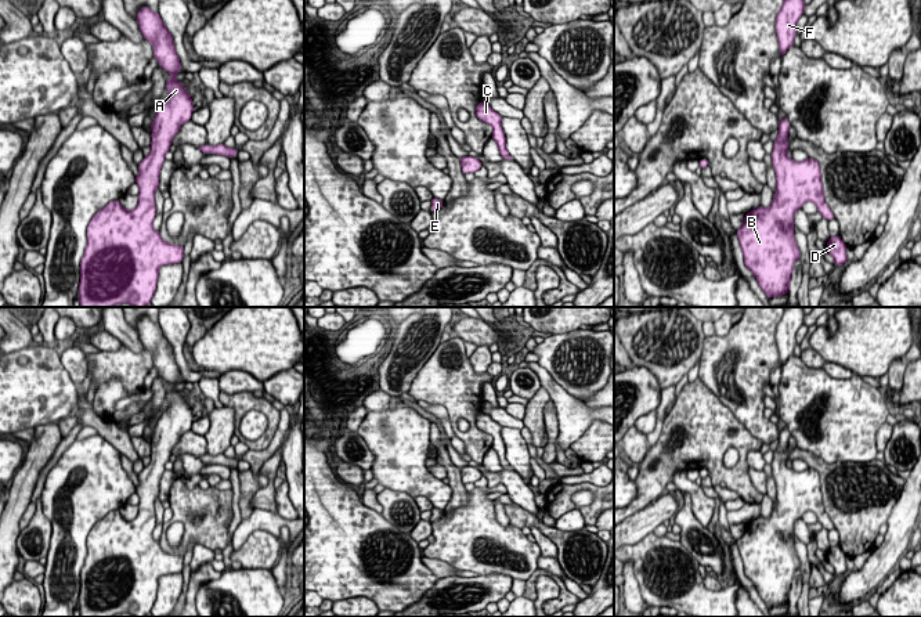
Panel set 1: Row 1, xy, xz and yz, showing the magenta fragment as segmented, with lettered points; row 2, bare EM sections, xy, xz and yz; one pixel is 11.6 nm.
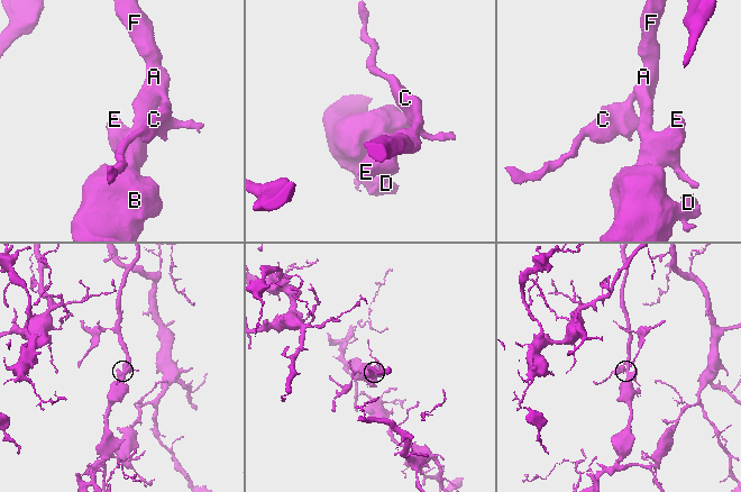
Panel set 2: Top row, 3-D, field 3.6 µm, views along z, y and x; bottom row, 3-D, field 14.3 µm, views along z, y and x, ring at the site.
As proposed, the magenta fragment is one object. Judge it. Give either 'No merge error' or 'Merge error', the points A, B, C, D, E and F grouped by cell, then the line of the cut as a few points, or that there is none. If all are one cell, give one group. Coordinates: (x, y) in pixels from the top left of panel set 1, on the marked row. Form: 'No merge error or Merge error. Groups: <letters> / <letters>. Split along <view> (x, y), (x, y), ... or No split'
No merge error. Groups: A B C D E F. No split

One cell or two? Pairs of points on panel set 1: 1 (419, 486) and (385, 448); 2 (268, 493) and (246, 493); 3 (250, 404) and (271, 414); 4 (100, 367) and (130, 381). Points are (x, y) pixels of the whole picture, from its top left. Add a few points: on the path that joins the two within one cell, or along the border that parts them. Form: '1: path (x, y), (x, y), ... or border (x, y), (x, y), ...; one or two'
1: path (411, 476), (394, 458); one
2: border (260, 487), (252, 498), (253, 508); two
3: path (256, 404), (262, 404), (266, 408); one
4: path (107, 367), (116, 367), (123, 374); one

